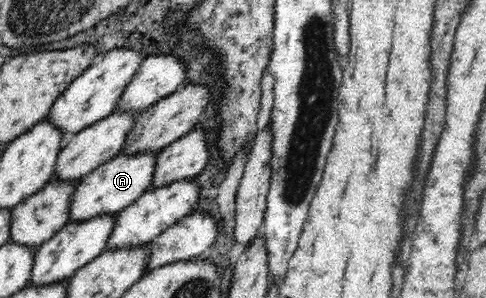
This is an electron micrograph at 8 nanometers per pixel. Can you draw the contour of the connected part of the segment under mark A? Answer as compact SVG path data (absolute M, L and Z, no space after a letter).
M146 150L131 154L120 153L95 167L79 181L76 187L76 193L72 197L70 223L74 223L74 220L85 220L100 214L120 213L124 208L134 203L152 186L159 152L160 150Z

